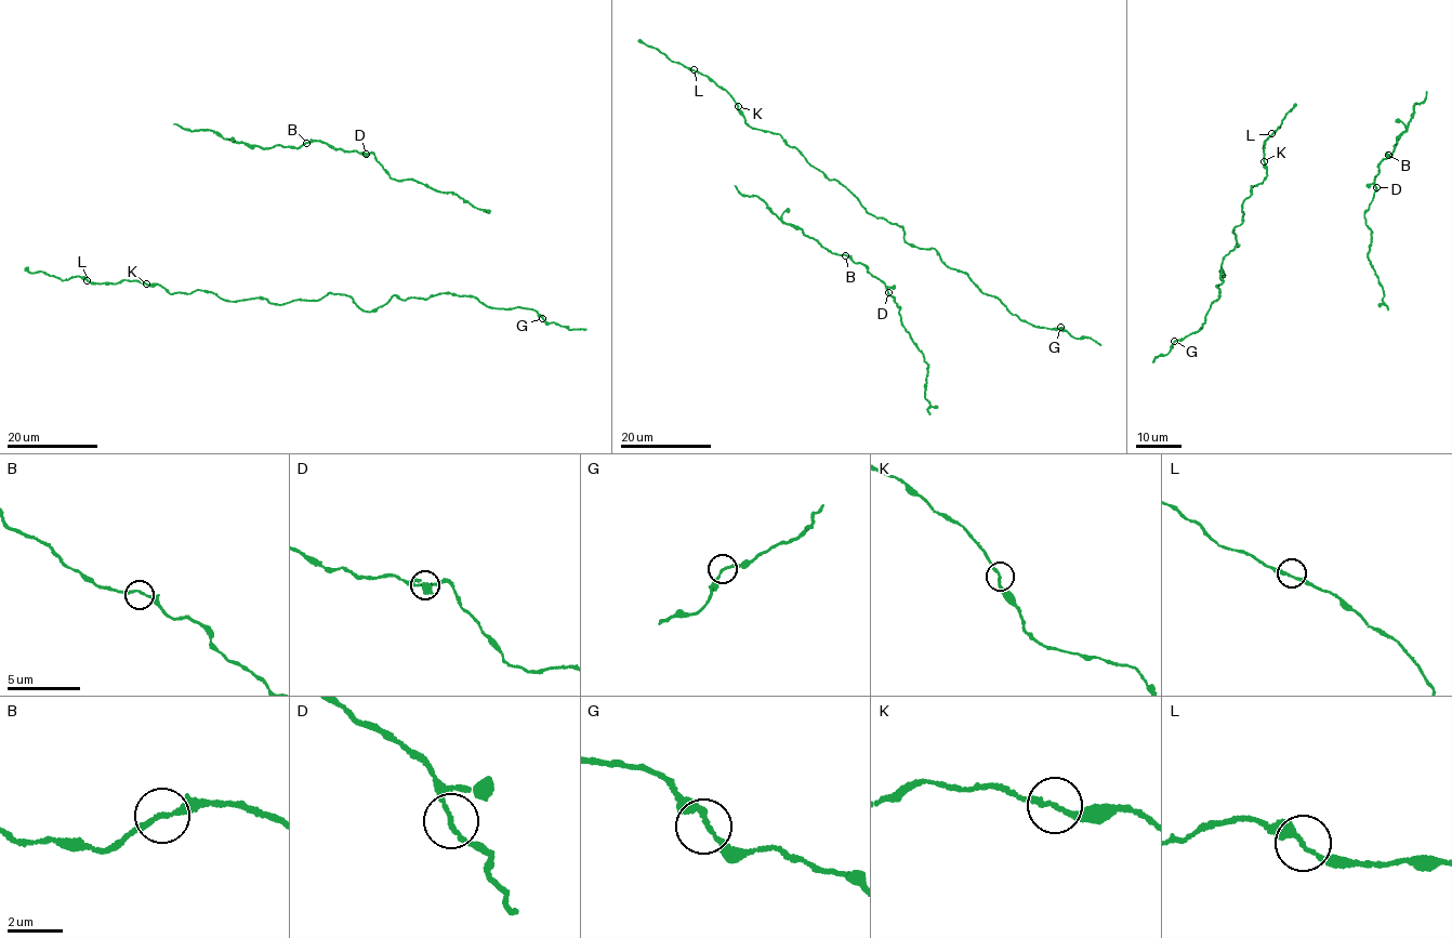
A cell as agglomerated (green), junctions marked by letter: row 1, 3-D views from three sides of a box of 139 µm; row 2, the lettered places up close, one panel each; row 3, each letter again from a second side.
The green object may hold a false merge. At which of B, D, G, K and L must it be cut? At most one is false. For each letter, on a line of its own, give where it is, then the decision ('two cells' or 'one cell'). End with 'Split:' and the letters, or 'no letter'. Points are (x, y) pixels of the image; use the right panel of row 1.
B: at (1388, 155); one cell
D: at (1376, 187); one cell
G: at (1174, 341); one cell
K: at (1264, 161); one cell
L: at (1271, 133); one cell
Split: no letter

